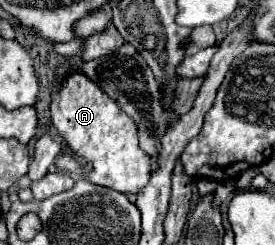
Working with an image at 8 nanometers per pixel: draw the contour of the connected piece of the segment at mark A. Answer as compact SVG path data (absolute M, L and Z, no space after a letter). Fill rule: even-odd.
M70 75L62 83L60 93L52 93L50 113L52 125L56 127L64 143L70 147L70 151L86 159L88 165L92 165L92 171L86 175L86 181L126 195L136 195L140 189L144 189L144 185L148 185L150 157L138 147L138 133L134 121L120 111L114 99L110 99L102 89L96 89L96 85L86 75Z

